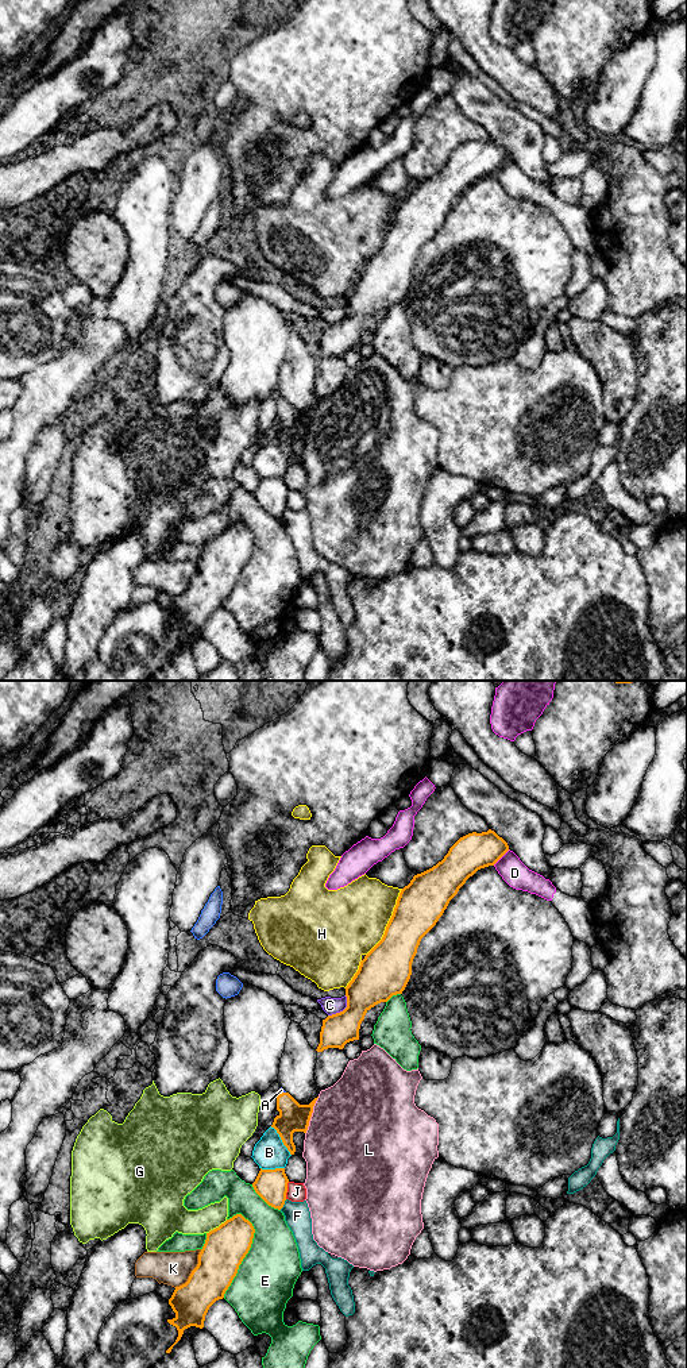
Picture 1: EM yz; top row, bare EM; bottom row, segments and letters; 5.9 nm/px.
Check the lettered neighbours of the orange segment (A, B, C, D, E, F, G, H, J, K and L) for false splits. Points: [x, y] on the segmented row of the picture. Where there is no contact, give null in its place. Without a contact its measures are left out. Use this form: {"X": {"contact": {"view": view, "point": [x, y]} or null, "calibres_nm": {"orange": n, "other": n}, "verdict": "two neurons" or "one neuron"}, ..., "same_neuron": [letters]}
{"A": {"contact": {"view": "yz", "point": [282, 1093]}, "calibres_nm": {"orange": 180, "other": 40}, "verdict": "one neuron"}, "B": {"contact": {"view": "yz", "point": [281, 1139]}, "calibres_nm": {"orange": 180, "other": 190}, "verdict": "two neurons"}, "C": {"contact": {"view": "yz", "point": [343, 1010]}, "calibres_nm": {"orange": 240, "other": 100}, "verdict": "two neurons"}, "D": {"contact": {"view": "yz", "point": [501, 856]}, "calibres_nm": {"orange": 220, "other": 160}, "verdict": "two neurons"}, "E": {"contact": {"view": "yz", "point": [246, 1253]}, "calibres_nm": {"orange": 260, "other": 340}, "verdict": "two neurons"}, "F": {"contact": {"view": "yz", "point": [284, 1203]}, "calibres_nm": {"orange": 190, "other": 160}, "verdict": "two neurons"}, "G": {"contact": {"view": "yz", "point": [216, 1228]}, "calibres_nm": {"orange": 260, "other": 170}, "verdict": "two neurons"}, "H": {"contact": {"view": "yz", "point": [389, 923]}, "calibres_nm": {"orange": 280, "other": 420}, "verdict": "two neurons"}, "J": {"contact": {"view": "yz", "point": [286, 1190]}, "calibres_nm": {"orange": 190, "other": 110}, "verdict": "two neurons"}, "K": {"contact": {"view": "yz", "point": [192, 1271]}, "calibres_nm": {"orange": 260, "other": 200}, "verdict": "two neurons"}, "L": {"contact": {"view": "yz", "point": [311, 1116]}, "calibres_nm": {"orange": 180, "other": 500}, "verdict": "two neurons"}, "same_neuron": ["A"]}

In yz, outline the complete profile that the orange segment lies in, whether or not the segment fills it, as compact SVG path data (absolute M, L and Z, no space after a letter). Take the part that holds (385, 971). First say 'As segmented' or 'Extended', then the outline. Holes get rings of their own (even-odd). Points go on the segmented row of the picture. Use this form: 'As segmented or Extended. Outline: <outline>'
As segmented. Outline: M494 831L472 832L460 837L436 866L413 876L400 893L382 940L364 956L358 972L346 987L347 1007L323 1020L317 1052L328 1048L343 1049L347 1043L359 1040L366 1013L405 990L421 939L436 925L459 889L478 870L494 866L507 851L507 843Z

